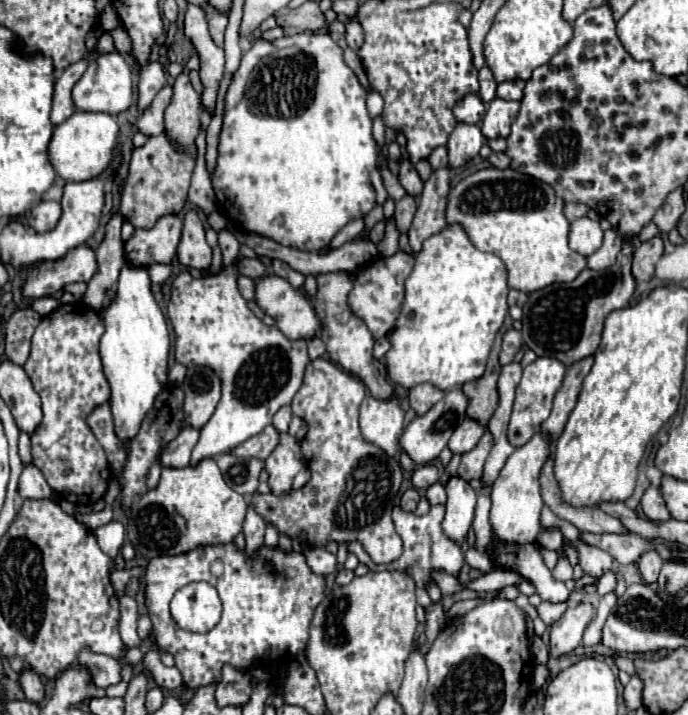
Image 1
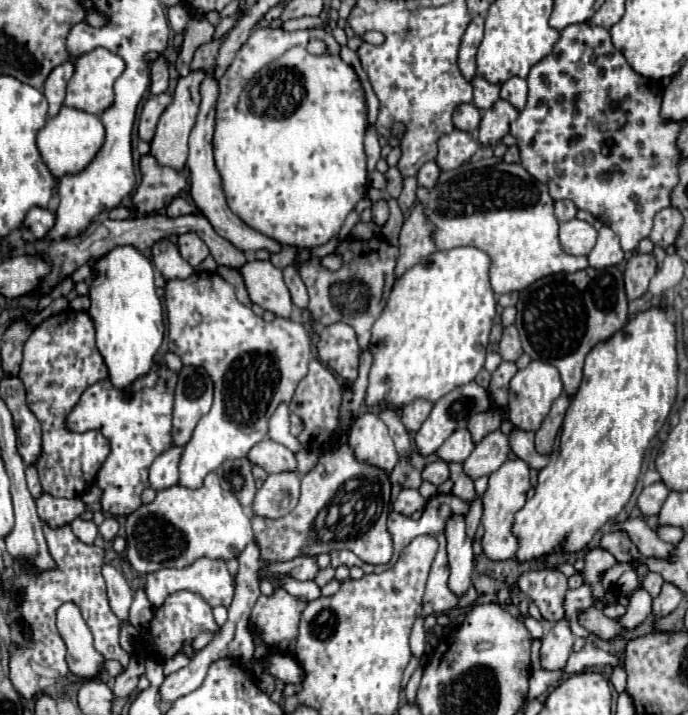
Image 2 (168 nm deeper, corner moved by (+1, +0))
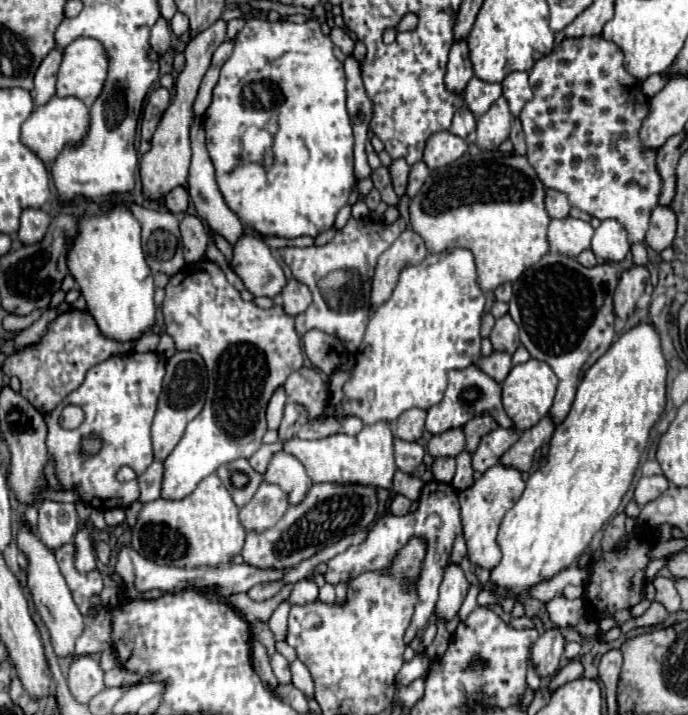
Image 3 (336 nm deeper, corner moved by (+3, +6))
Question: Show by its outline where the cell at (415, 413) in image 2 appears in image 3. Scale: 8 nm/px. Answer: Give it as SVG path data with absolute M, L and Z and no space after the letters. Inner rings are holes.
M411 408L409 412L403 412L397 420L393 420L389 426L395 438L405 440L405 442L417 442L423 436L425 410Z

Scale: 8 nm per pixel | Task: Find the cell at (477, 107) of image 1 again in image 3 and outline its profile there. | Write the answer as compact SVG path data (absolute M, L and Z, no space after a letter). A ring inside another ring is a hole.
M459 108L453 116L453 124L449 128L455 136L461 136L461 138L467 138L469 132L475 130L475 116L469 112L469 108Z

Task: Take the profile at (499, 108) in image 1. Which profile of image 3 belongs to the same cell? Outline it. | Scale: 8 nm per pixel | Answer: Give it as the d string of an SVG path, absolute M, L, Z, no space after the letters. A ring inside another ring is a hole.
M501 96L485 116L477 120L477 140L475 144L481 150L497 150L503 140L509 138L509 128L511 128L511 112L507 100Z

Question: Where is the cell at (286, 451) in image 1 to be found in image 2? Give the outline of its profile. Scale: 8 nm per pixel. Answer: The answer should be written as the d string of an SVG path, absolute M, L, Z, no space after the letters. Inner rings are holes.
M279 472L267 476L253 500L253 512L267 518L281 518L297 506L299 476L295 472Z

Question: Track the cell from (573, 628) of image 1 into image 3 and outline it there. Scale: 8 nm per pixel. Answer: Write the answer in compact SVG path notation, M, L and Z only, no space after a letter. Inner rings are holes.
M557 628L545 630L545 634L539 636L539 640L531 650L531 664L535 666L539 678L557 674L563 650L565 650L565 640Z

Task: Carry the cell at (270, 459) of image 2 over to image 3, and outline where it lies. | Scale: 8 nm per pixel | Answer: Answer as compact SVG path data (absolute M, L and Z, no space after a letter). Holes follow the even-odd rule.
M279 452L277 456L273 456L265 472L265 482L277 484L287 494L291 506L301 504L311 486L309 478L305 476L305 468L301 468L301 462L287 452Z

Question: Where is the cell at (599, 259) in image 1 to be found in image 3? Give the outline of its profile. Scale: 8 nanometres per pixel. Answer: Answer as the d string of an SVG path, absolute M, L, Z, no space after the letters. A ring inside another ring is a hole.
M603 220L595 230L591 250L599 262L619 262L627 256L631 244L627 240L627 230L617 220Z

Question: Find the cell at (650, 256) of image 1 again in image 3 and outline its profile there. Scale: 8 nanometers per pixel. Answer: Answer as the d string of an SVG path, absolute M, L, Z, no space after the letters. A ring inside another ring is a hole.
M633 266L621 274L613 296L613 310L617 318L625 320L629 314L633 314L635 302L645 290L647 278L649 278L649 272L645 266Z

